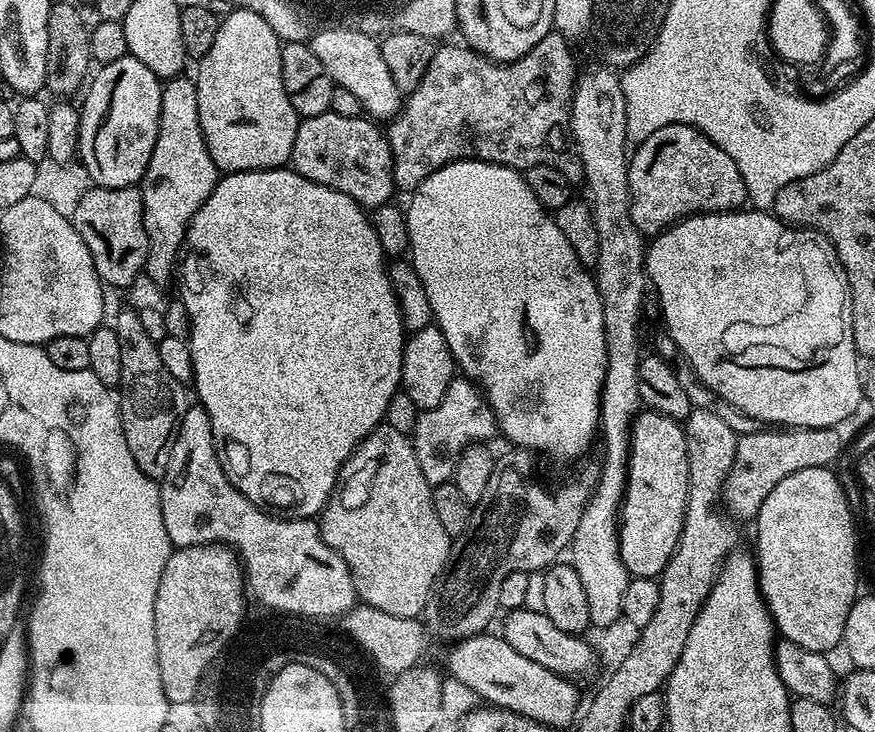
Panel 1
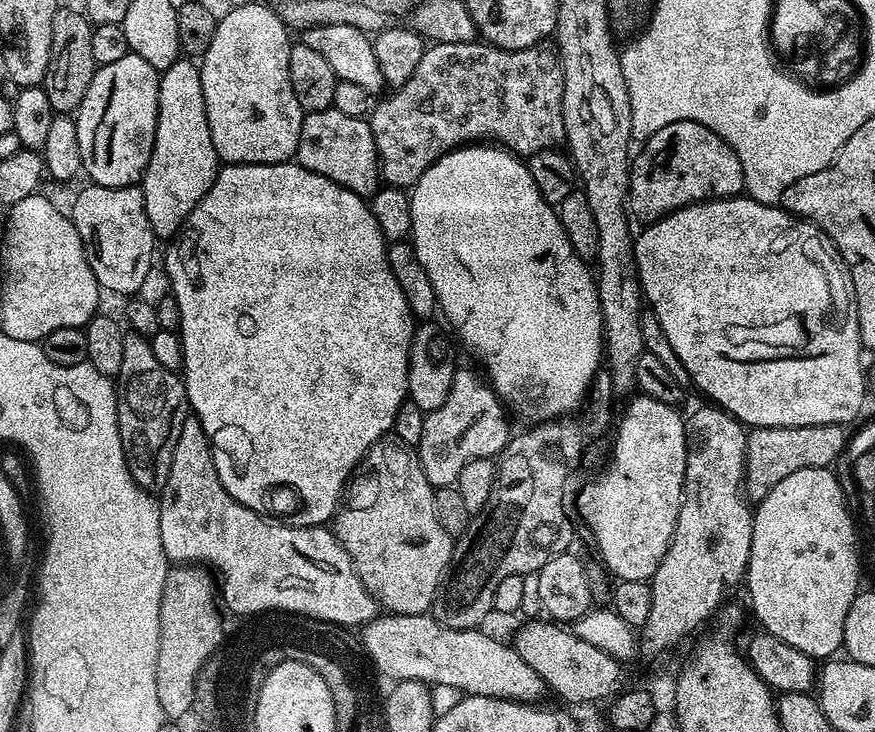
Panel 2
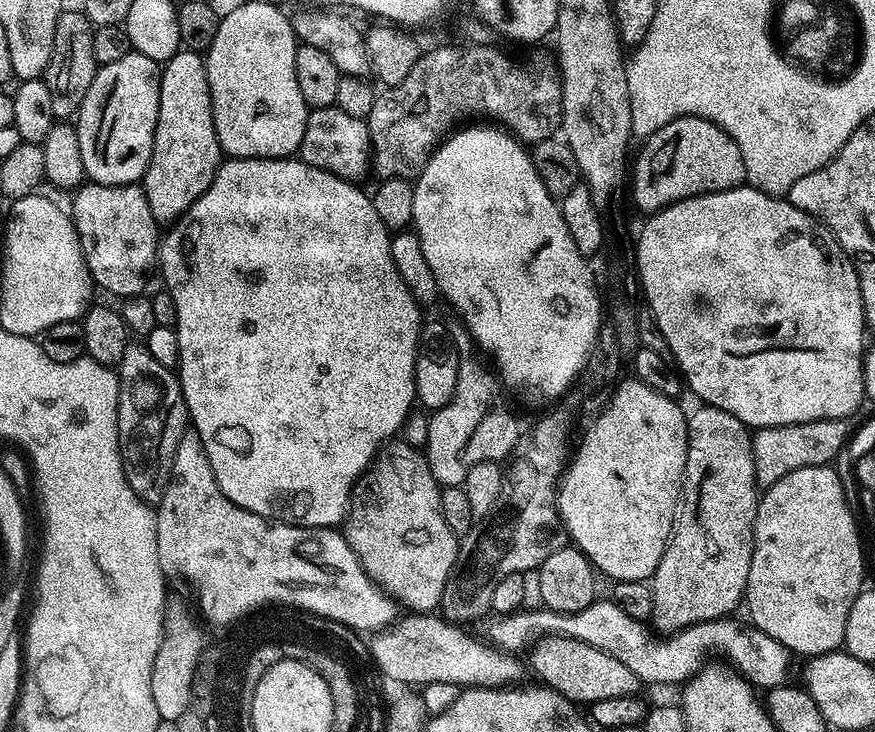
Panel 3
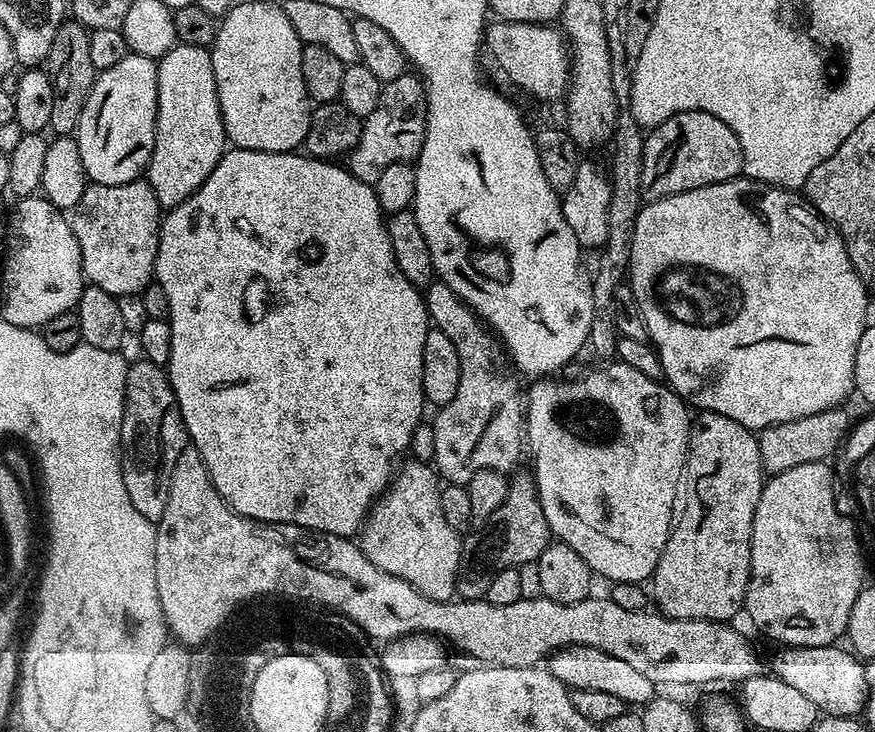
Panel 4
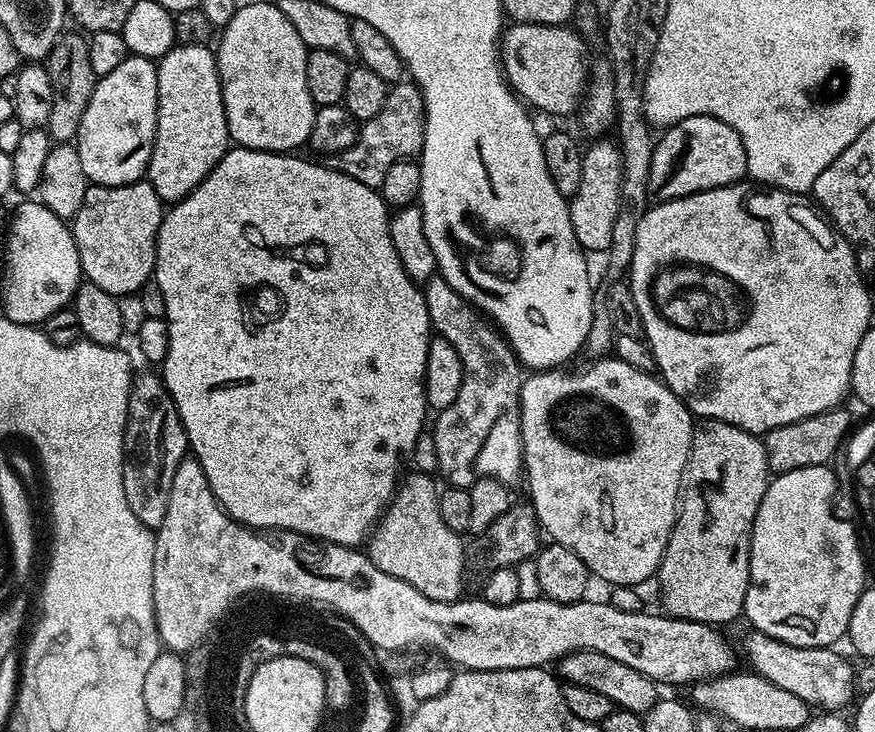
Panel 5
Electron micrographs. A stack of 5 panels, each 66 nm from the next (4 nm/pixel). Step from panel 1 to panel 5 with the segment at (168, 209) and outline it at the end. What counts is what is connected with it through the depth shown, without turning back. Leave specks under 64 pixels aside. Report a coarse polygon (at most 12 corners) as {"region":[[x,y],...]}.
{"region":[[216,53],[160,57],[146,179],[189,196],[228,152]]}

